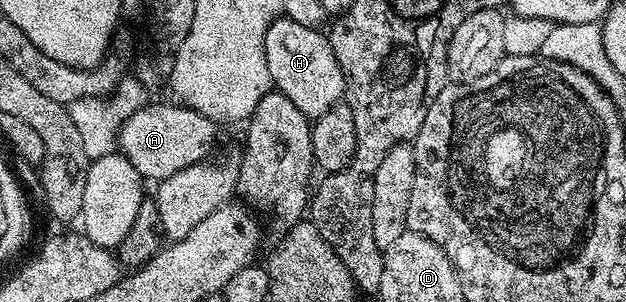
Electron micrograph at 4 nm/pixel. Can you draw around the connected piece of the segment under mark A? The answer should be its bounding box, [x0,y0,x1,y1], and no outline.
[119,102,218,182]

